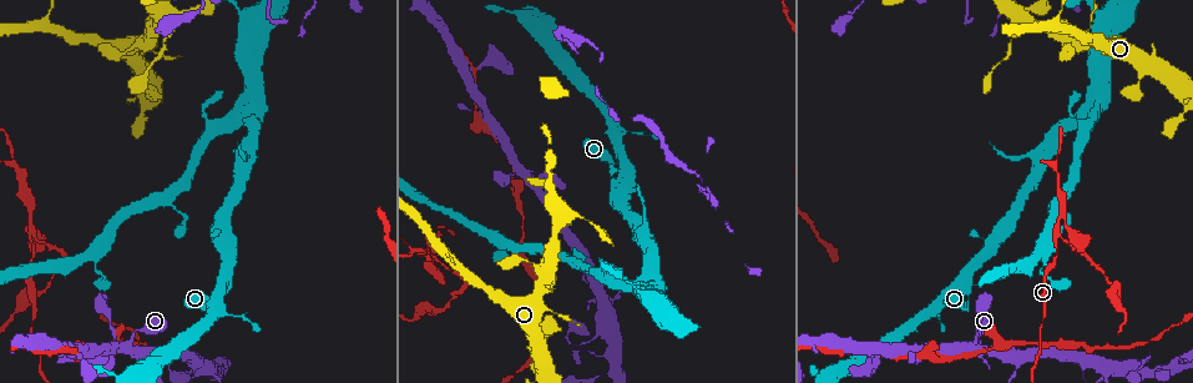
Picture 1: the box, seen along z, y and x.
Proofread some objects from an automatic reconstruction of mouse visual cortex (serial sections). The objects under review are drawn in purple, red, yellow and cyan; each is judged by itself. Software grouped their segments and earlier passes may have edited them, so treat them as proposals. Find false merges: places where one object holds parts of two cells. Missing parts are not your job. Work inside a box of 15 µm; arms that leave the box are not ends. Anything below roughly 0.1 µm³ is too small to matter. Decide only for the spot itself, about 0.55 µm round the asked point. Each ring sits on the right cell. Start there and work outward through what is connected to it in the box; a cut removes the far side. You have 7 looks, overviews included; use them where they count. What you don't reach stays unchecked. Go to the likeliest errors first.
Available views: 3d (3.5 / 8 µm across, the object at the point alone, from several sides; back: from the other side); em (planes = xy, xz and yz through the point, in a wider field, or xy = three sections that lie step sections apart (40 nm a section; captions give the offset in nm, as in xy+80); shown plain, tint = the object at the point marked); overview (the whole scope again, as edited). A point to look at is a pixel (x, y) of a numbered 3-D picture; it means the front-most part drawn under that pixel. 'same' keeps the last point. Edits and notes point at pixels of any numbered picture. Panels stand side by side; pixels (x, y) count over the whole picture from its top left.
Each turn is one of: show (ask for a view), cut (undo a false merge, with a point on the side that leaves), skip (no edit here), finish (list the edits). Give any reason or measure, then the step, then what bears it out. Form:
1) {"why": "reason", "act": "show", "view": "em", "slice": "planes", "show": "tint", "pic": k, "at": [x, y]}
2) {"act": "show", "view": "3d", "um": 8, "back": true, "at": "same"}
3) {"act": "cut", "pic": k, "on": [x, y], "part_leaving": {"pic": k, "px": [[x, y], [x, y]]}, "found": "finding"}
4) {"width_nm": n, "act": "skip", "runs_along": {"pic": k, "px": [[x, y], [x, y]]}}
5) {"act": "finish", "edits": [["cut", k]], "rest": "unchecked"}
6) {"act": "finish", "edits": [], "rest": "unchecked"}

{"why": "looks like a crossing", "act": "show", "view": "3d", "um": 3.5, "pic": 1, "at": [1056, 237]}

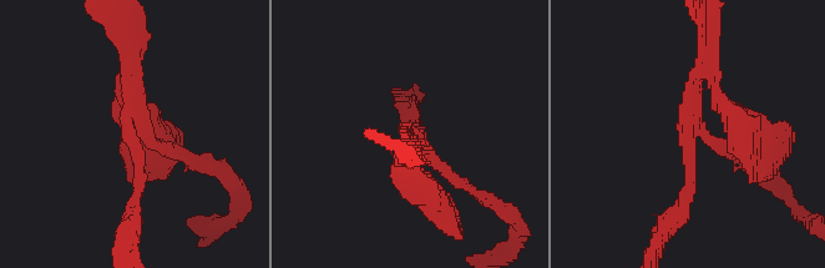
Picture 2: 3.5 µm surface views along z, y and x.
{"act": "cut", "pic": 2, "on": [740, 110], "part_leaving": {"pic": 2, "px": [[699, 131], [740, 155], [763, 177]]}, "found": "two cells meet here"}

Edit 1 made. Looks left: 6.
{"act": "show", "view": "overview"}

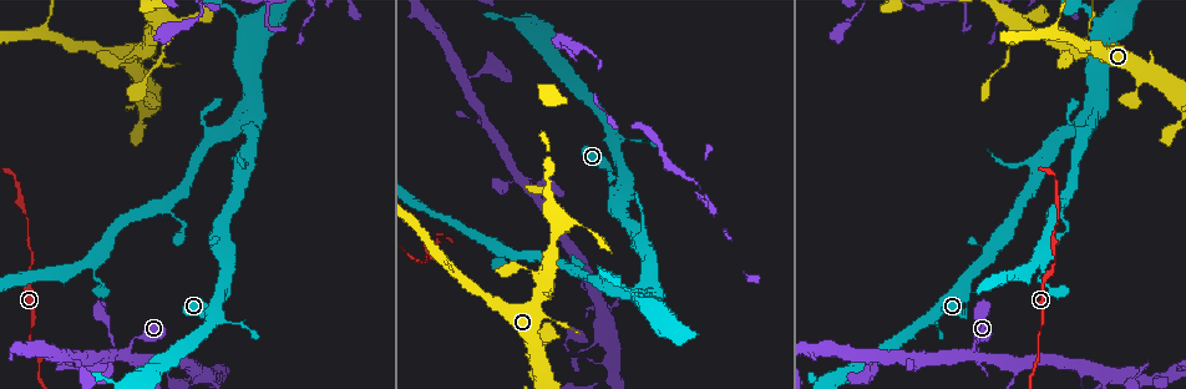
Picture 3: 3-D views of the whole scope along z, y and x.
{"why": "looks like a crossing", "act": "show", "view": "3d", "um": 8, "pic": 3, "at": [126, 352]}

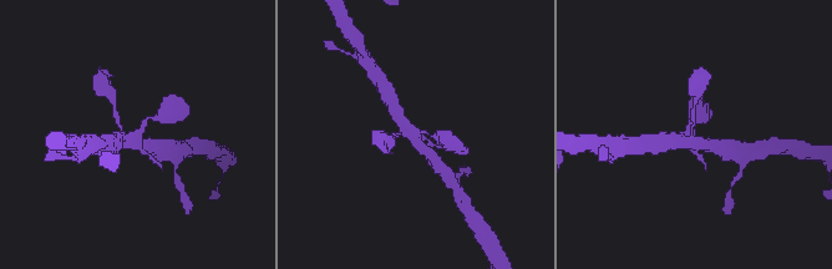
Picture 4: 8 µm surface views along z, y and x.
{"act": "show", "view": "3d", "um": 3.5, "pic": 4, "at": [139, 138]}

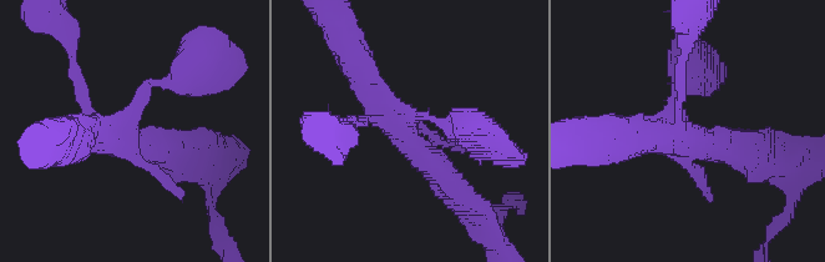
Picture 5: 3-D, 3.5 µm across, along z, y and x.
{"why": "shape alone is not enough", "act": "show", "view": "em", "slice": "planes", "show": "tint", "pic": 5, "at": [127, 123]}

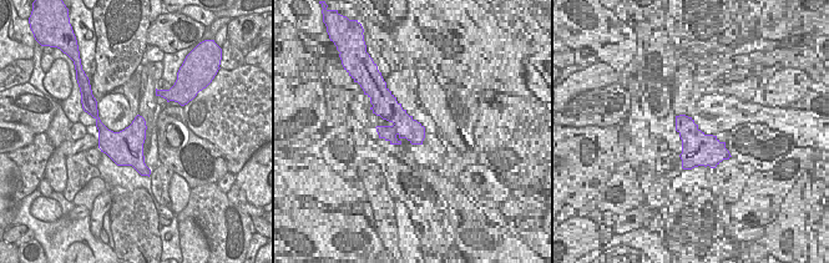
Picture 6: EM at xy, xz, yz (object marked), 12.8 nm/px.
{"act": "skip", "found": "one cell here"}

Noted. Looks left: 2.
{"act": "finish", "edits": [["cut", 2]], "rest": "unchecked"}

